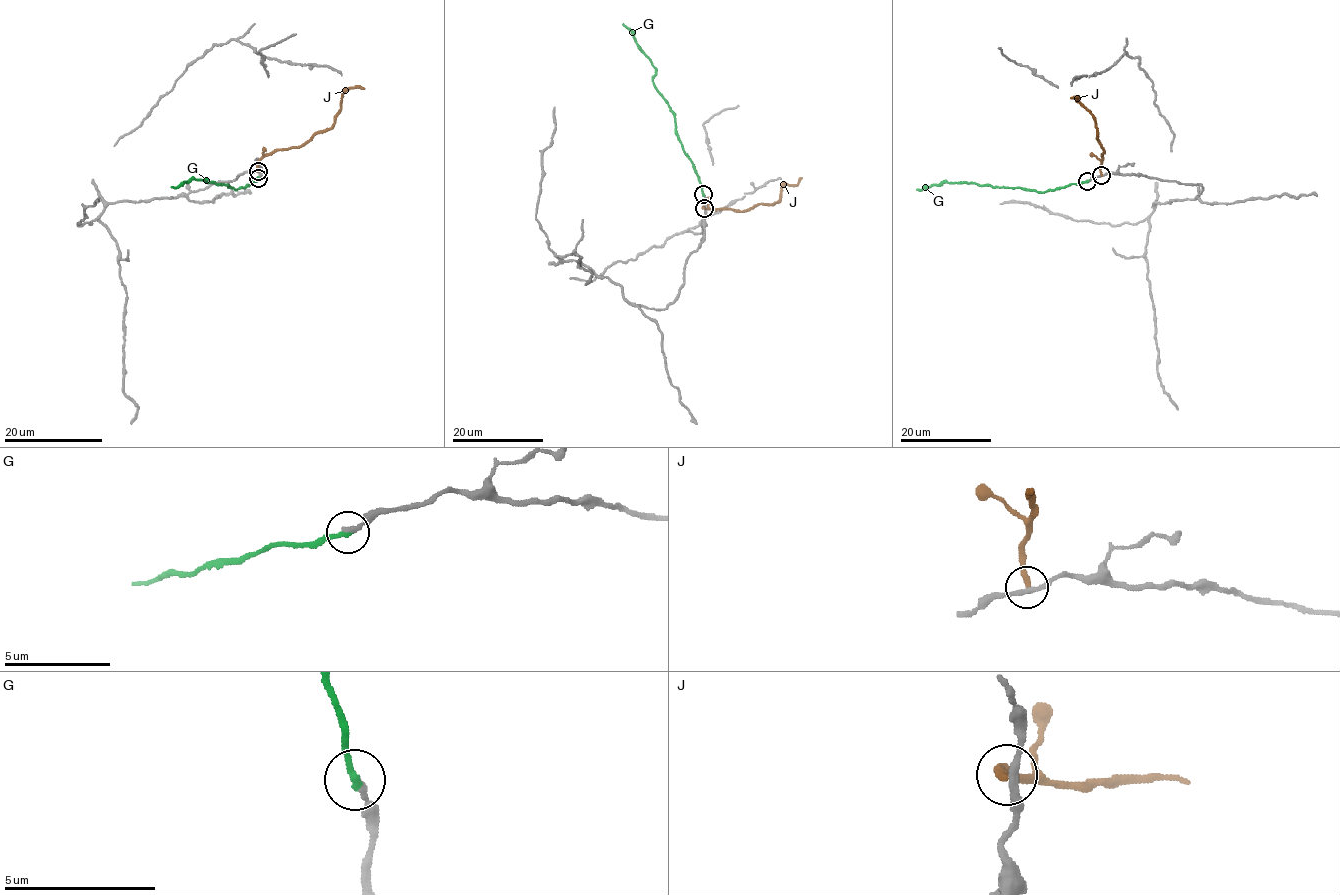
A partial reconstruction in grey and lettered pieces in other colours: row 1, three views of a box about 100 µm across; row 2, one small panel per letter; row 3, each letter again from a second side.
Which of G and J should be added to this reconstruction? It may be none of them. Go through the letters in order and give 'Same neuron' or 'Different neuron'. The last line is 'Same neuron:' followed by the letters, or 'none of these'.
G: Same neuron
J: Different neuron
Same neuron: G

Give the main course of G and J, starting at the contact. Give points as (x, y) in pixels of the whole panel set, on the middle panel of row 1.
G: (703, 194), (699, 177), (675, 129), (674, 113), (653, 82), (656, 68), (623, 24)
J: (704, 208), (744, 211), (758, 204), (772, 204), (780, 200), (780, 188), (797, 184), (802, 178)

